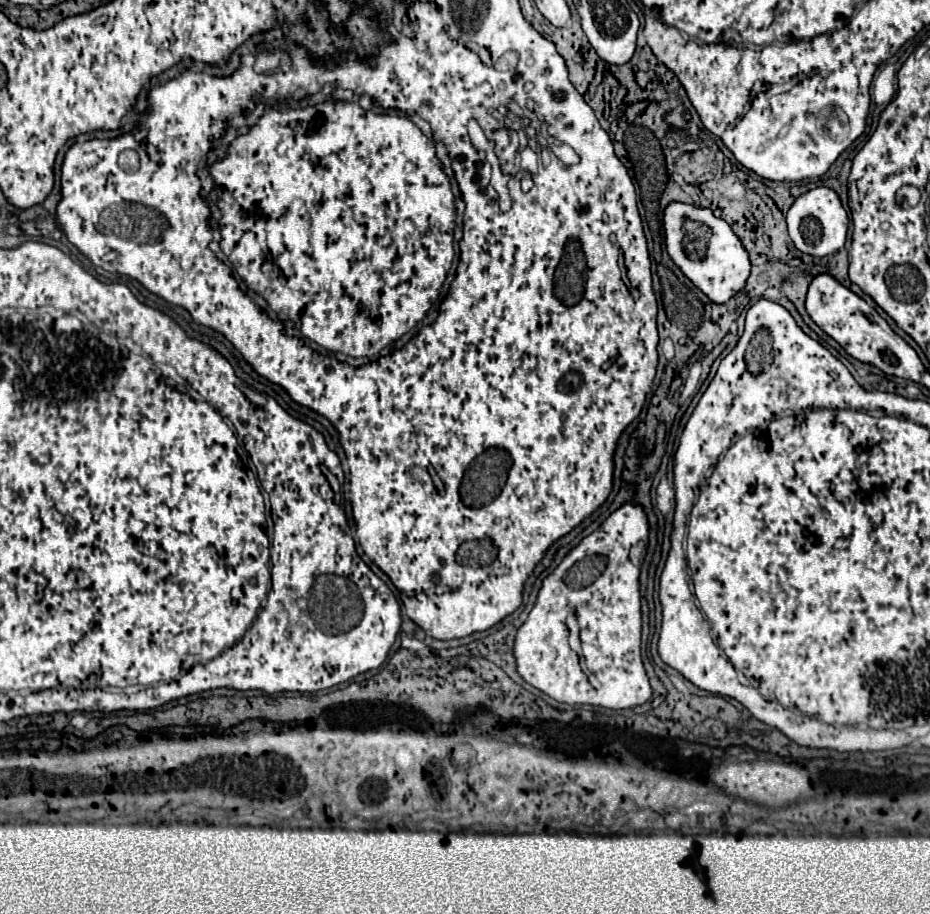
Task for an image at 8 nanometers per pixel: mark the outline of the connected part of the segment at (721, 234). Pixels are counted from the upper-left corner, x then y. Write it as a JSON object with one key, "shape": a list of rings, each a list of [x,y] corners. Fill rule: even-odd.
{"shape":[[[670,203],[664,211],[664,229],[666,229],[666,247],[668,247],[668,253],[670,253],[672,261],[682,269],[682,273],[700,291],[704,291],[710,297],[712,302],[717,304],[726,303],[731,297],[740,292],[741,288],[745,287],[752,268],[748,253],[742,247],[740,239],[730,229],[730,225],[726,221],[714,217],[710,209],[704,209],[704,207],[698,207],[698,205],[686,205],[686,203]],[[678,215],[688,215],[692,221],[698,221],[698,223],[704,223],[704,225],[710,227],[712,235],[710,235],[710,241],[708,241],[706,255],[702,259],[690,259],[686,255],[686,249],[684,249],[686,233],[684,233],[684,229],[678,229]]]}

